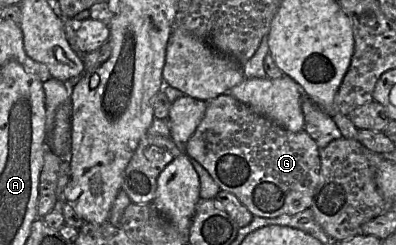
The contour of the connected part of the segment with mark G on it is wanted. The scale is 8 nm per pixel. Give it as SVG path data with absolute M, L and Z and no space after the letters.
M229 93L207 102L204 116L187 141L184 153L201 164L221 190L234 194L254 216L275 218L310 208L320 177L320 148L316 141L304 130L291 132L283 128Z

